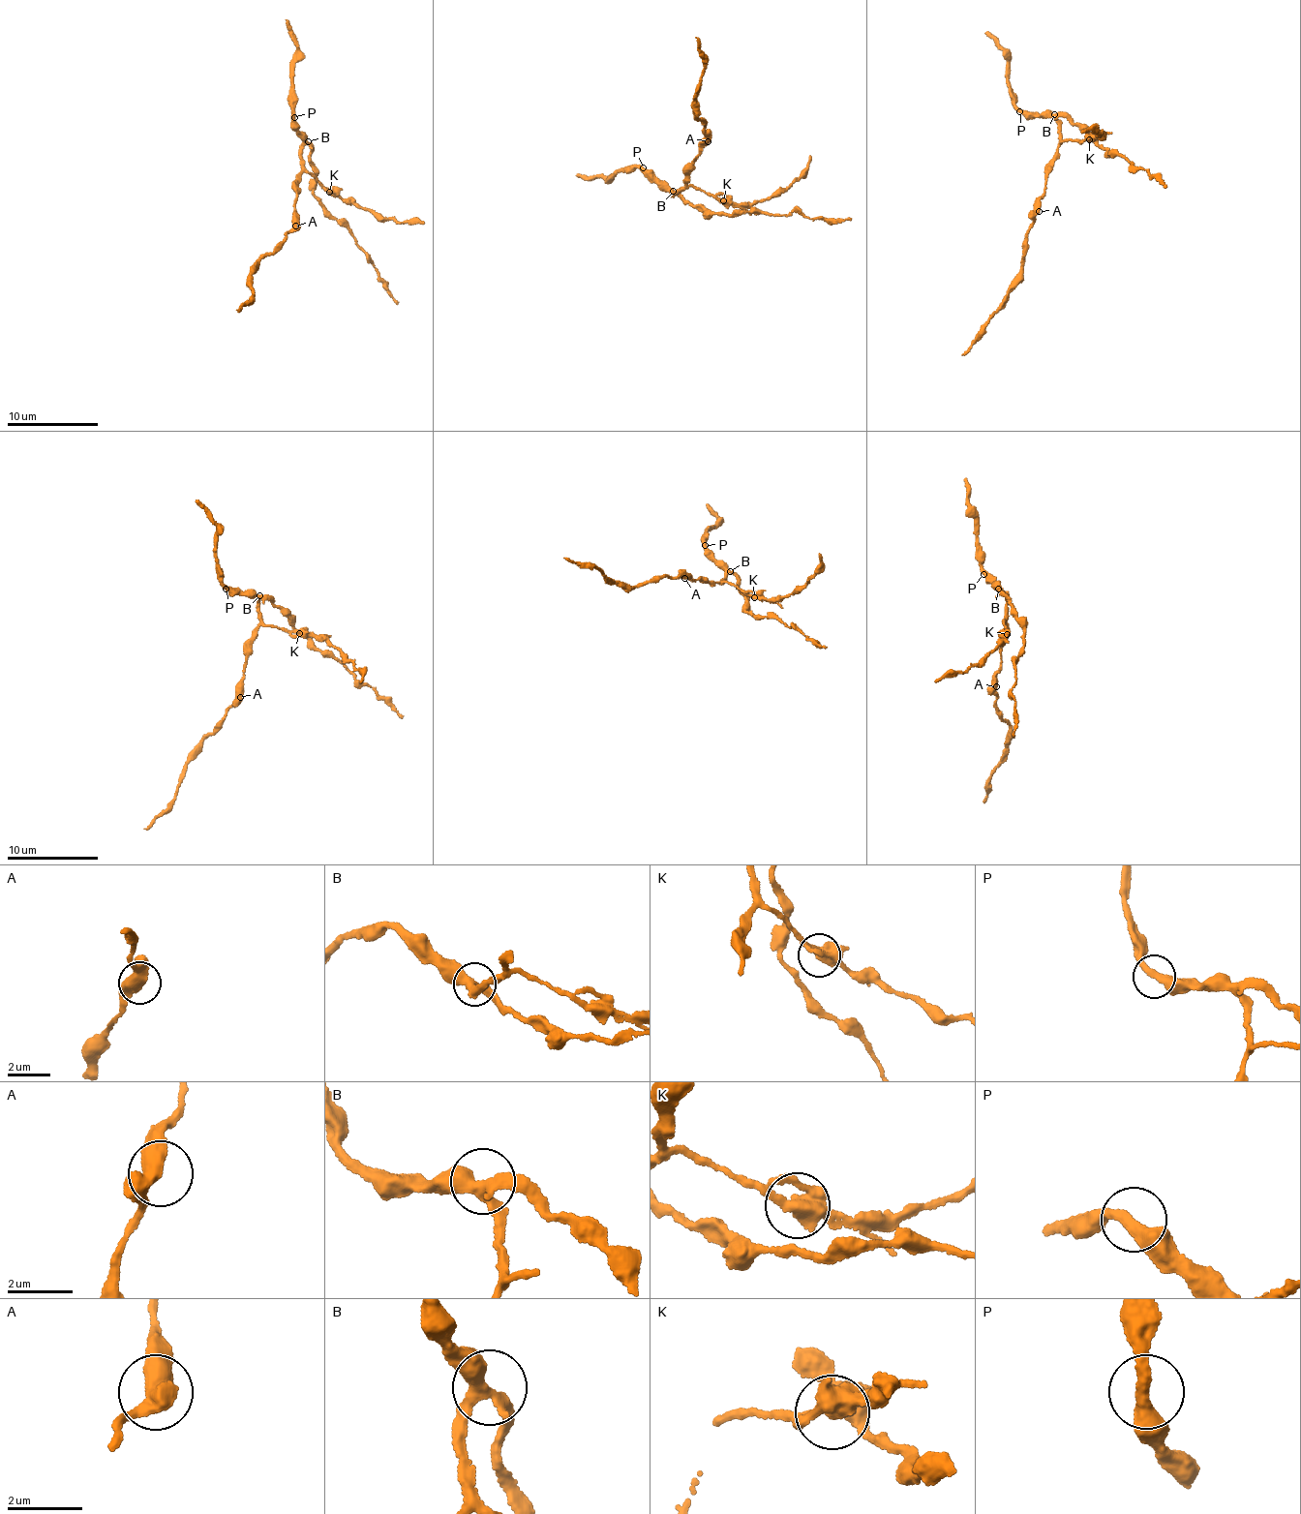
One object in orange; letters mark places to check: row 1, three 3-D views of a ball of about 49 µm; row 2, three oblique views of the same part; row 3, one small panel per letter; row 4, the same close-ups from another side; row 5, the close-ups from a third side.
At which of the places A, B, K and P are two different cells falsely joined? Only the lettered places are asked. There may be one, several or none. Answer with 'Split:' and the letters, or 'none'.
Split: none

